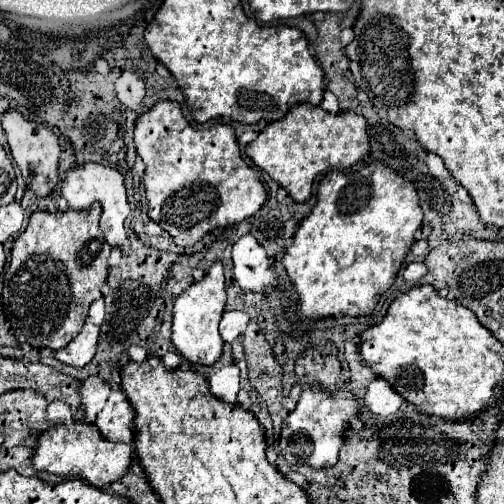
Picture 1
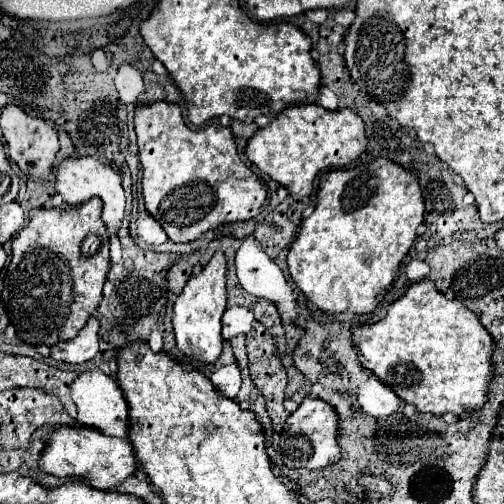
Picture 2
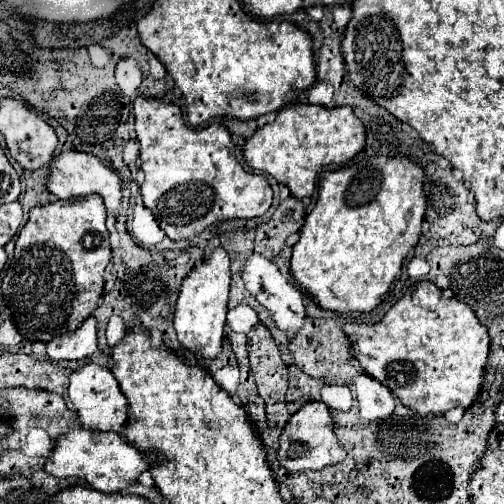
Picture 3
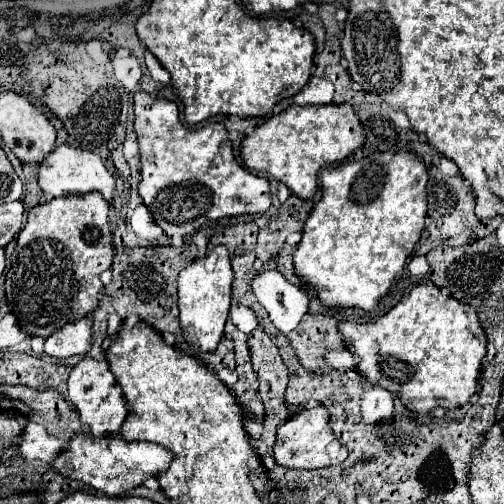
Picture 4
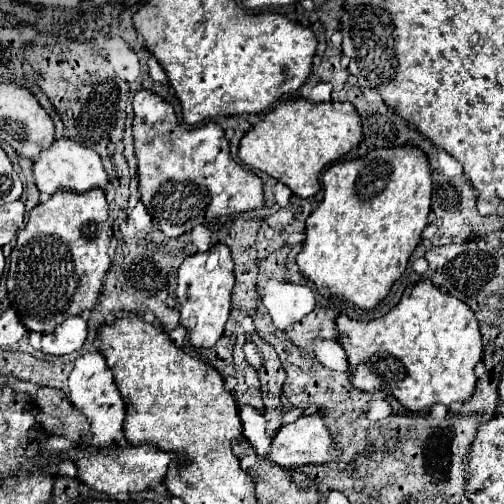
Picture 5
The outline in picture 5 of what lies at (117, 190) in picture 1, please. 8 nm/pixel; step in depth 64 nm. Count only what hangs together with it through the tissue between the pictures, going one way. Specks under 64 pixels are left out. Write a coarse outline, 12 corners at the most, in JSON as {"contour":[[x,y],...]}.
{"contour":[[58,138],[34,160],[36,186],[86,192],[110,180],[94,150]]}

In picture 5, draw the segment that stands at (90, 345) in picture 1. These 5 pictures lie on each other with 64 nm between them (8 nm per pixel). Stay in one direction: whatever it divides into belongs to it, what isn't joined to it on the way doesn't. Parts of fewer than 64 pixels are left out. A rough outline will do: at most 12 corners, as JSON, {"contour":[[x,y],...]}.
{"contour":[[68,316],[42,336],[42,352],[62,356],[82,348],[88,326]]}

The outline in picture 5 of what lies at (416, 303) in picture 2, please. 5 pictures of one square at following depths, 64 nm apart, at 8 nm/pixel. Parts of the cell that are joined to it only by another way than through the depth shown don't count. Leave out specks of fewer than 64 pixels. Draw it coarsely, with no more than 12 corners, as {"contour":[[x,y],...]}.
{"contour":[[420,280],[336,318],[350,382],[410,412],[464,402],[482,358],[462,300]]}

